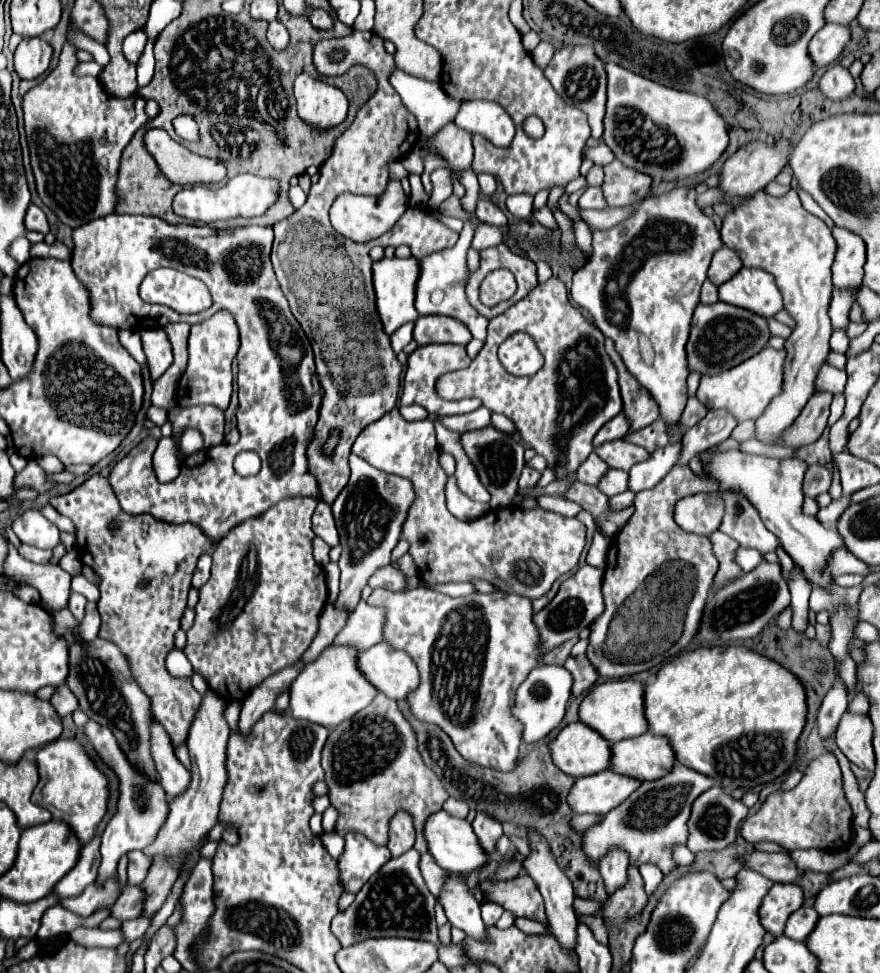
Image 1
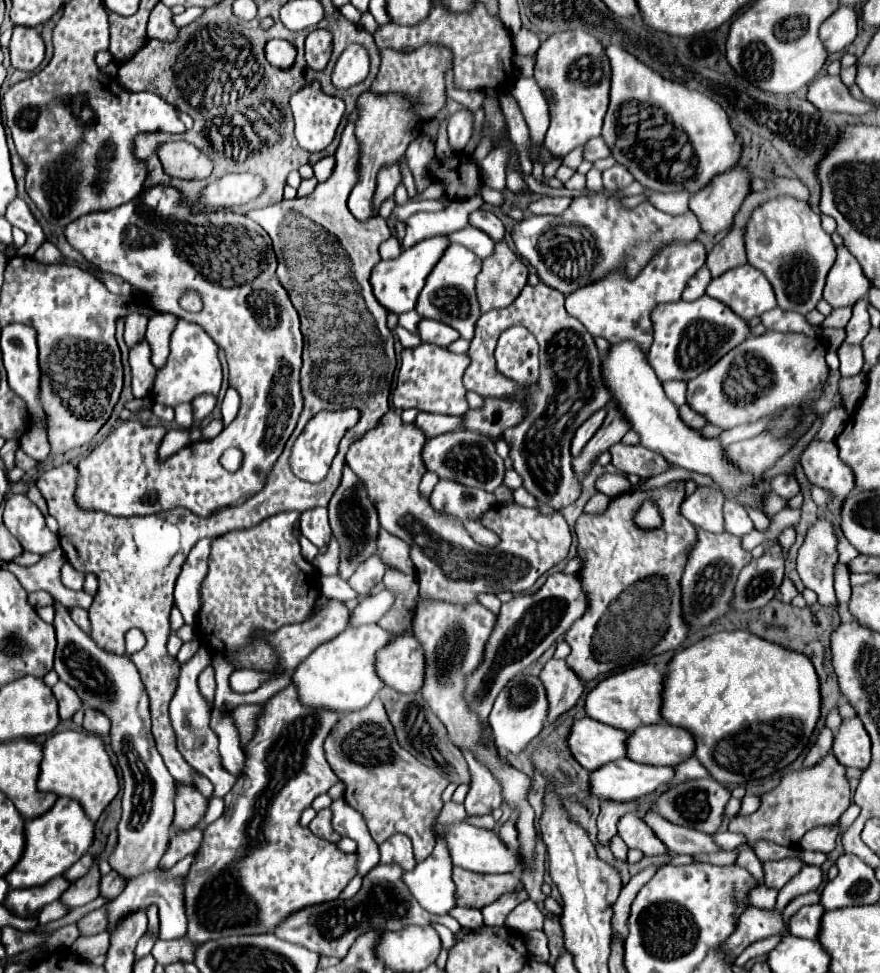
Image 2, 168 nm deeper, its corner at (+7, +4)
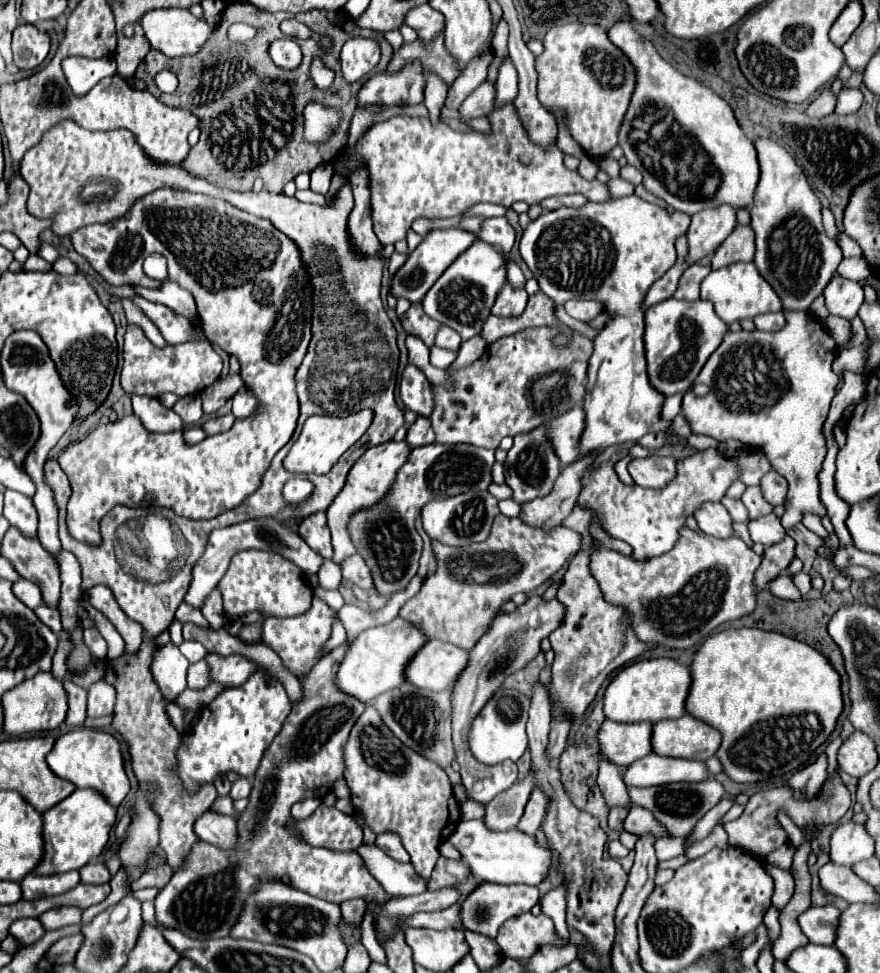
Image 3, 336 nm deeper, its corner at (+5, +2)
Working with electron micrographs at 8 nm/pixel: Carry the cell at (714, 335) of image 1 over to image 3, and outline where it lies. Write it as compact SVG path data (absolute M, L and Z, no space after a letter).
M671 297L651 305L645 311L645 357L651 385L665 397L689 391L727 331L727 323L715 315L715 309L705 299L677 301Z

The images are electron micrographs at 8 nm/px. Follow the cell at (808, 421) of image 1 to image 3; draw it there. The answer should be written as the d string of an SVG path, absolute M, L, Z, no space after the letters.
M705 449L679 459L677 477L661 489L643 489L637 485L627 487L619 481L613 465L603 463L599 469L587 469L579 503L597 513L609 535L627 541L633 547L633 559L641 561L671 551L679 539L679 529L685 525L685 517L693 515L693 511L705 501L723 499L727 489L739 481L739 475L741 467L719 449Z

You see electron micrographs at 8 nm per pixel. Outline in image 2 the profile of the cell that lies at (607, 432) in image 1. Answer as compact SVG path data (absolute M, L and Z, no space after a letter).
M599 409L597 413L593 413L593 415L575 431L573 441L571 441L571 455L573 455L573 457L585 447L585 443L587 443L587 441L593 437L593 433L601 427L601 421L605 419L605 415L607 415L607 409Z

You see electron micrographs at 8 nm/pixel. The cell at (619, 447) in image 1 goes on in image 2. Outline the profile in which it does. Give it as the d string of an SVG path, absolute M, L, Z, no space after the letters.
M617 443L617 445L613 445L613 449L609 449L609 453L613 455L611 463L619 471L625 471L625 475L635 473L641 479L649 479L649 477L659 475L659 473L669 469L669 463L665 461L665 457L645 449L643 445L631 447L631 445Z

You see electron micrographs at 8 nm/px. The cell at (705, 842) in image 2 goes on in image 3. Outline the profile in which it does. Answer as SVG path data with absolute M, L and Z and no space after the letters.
M631 807L627 819L625 819L625 831L635 833L635 835L655 835L655 839L661 837L671 837L667 831L663 831L663 823L657 823L655 815L643 807Z

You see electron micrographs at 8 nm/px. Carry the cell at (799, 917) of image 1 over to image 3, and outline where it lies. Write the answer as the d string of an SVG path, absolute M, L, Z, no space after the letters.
M811 905L805 913L799 915L799 927L811 943L833 945L839 913L841 911L833 905L825 905L825 907Z

